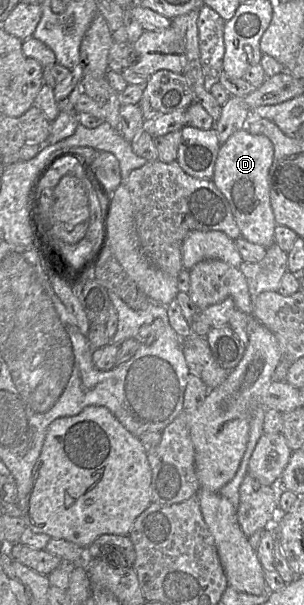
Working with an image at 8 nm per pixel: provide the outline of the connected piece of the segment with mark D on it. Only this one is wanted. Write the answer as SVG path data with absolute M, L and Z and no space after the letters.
M246 129L238 130L221 145L212 178L231 207L241 237L266 249L275 243L277 225L269 191L269 170L273 156L274 147L268 137L251 134Z

